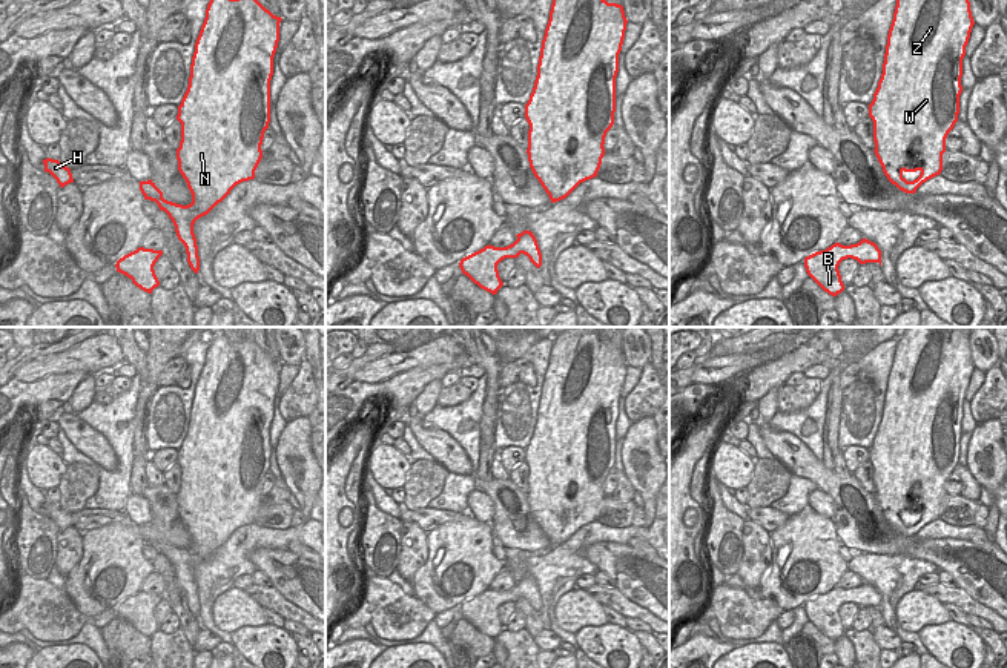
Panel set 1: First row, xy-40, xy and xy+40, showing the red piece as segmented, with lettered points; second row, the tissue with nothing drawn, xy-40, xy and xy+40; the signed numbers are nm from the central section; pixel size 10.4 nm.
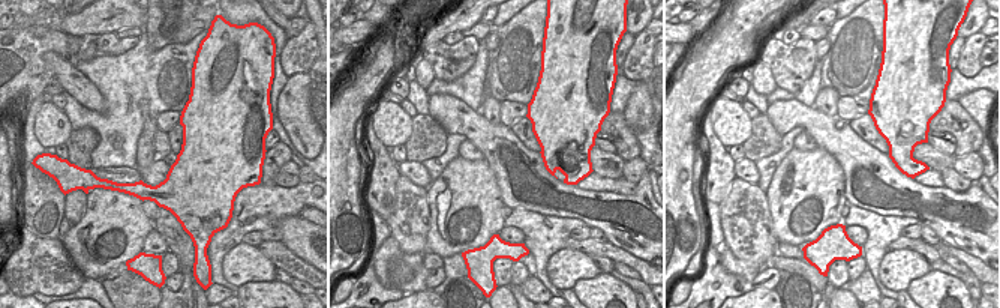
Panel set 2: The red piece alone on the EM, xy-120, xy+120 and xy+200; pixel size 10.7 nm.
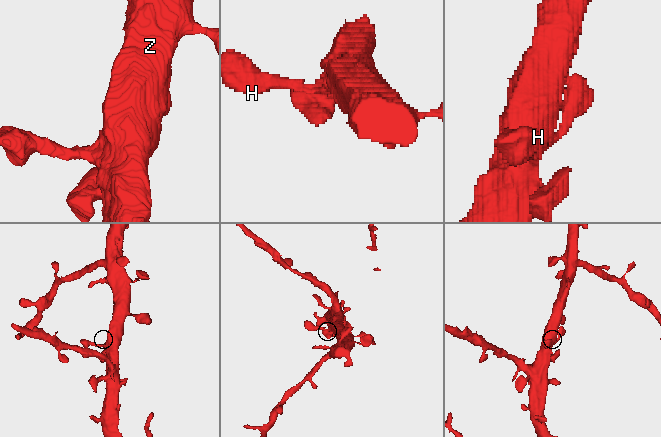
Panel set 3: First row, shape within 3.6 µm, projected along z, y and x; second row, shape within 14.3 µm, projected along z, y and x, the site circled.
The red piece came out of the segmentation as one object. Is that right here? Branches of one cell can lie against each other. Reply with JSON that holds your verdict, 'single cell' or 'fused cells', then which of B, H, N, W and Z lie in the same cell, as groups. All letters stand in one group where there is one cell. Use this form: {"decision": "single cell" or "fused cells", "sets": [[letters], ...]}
{"decision": "single cell", "sets": [["B", "H", "N", "W", "Z"]]}

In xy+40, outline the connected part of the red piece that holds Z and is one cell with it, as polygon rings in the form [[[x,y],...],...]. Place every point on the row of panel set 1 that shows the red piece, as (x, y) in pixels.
[[[896,0],[869,117],[883,172],[906,193],[943,170],[973,25],[969,0]]]

